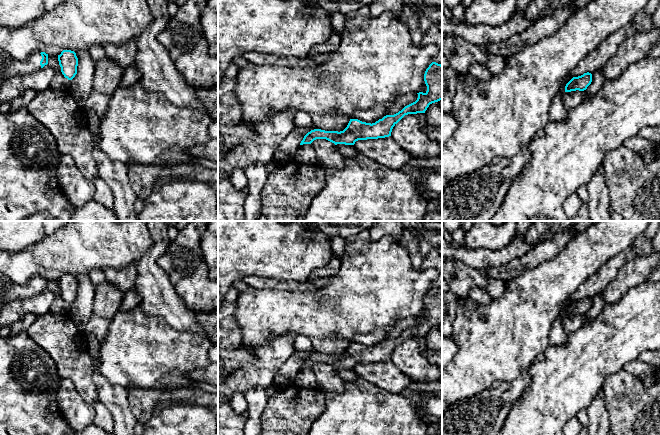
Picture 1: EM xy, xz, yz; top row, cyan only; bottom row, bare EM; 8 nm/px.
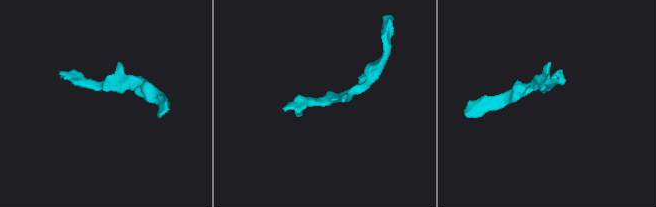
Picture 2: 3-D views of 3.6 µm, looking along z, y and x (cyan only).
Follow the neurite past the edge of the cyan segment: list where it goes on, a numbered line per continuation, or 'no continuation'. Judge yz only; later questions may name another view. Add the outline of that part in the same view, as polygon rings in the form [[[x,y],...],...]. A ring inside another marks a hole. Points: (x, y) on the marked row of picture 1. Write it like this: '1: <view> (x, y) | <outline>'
no continuation

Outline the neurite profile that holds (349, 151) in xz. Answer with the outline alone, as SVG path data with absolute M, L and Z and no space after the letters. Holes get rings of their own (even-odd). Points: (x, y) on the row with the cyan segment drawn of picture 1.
M337 144L335 146L346 158L357 158L359 154L354 145Z

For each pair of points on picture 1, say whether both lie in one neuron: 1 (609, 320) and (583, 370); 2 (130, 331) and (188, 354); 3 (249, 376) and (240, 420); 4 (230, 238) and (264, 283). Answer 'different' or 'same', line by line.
1: same
2: same
3: different
4: different

